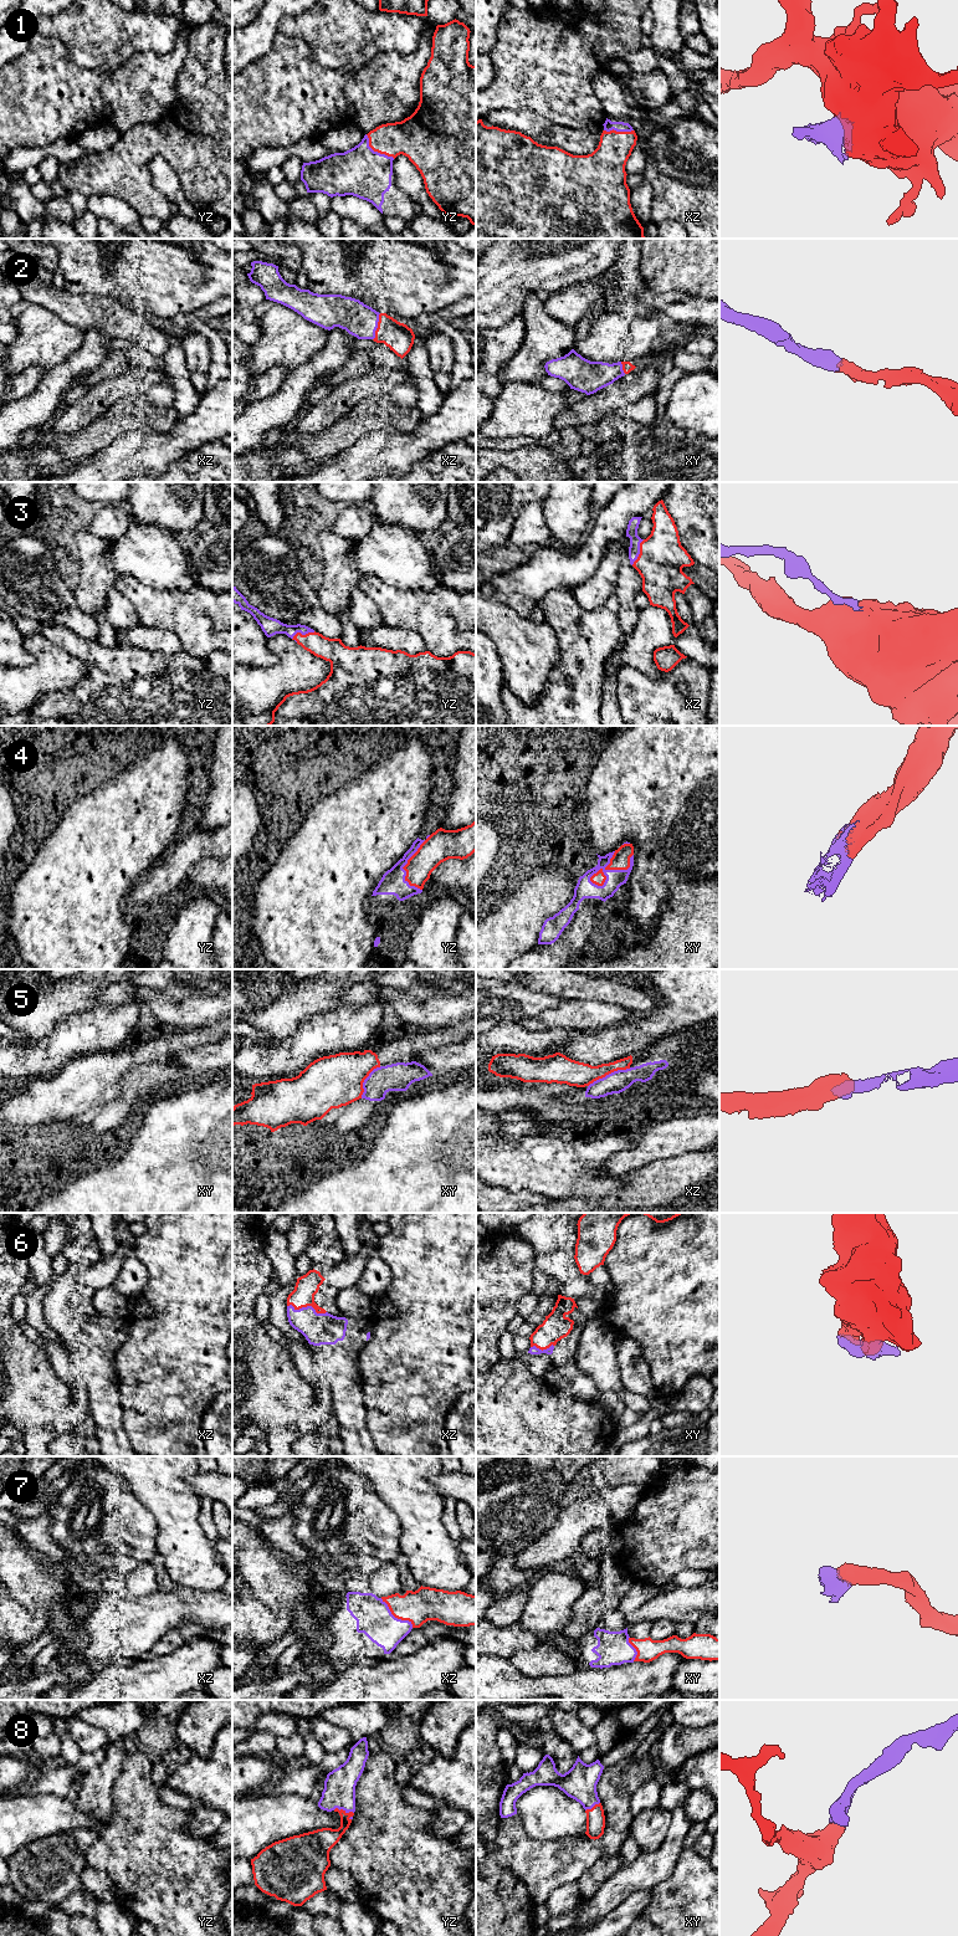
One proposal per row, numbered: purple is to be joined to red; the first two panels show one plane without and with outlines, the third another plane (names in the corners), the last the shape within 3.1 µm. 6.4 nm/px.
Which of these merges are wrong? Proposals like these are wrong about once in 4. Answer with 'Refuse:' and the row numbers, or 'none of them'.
Refuse: 5

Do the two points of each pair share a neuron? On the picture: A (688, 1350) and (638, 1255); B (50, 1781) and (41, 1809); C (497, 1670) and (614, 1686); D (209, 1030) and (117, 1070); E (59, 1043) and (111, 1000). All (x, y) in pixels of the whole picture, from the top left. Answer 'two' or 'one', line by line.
A: one
B: two
C: one
D: one
E: two

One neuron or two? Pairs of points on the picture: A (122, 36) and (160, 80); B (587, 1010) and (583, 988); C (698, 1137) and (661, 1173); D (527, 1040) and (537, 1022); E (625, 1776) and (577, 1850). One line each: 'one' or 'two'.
A: two
B: two
C: two
D: two
E: one

